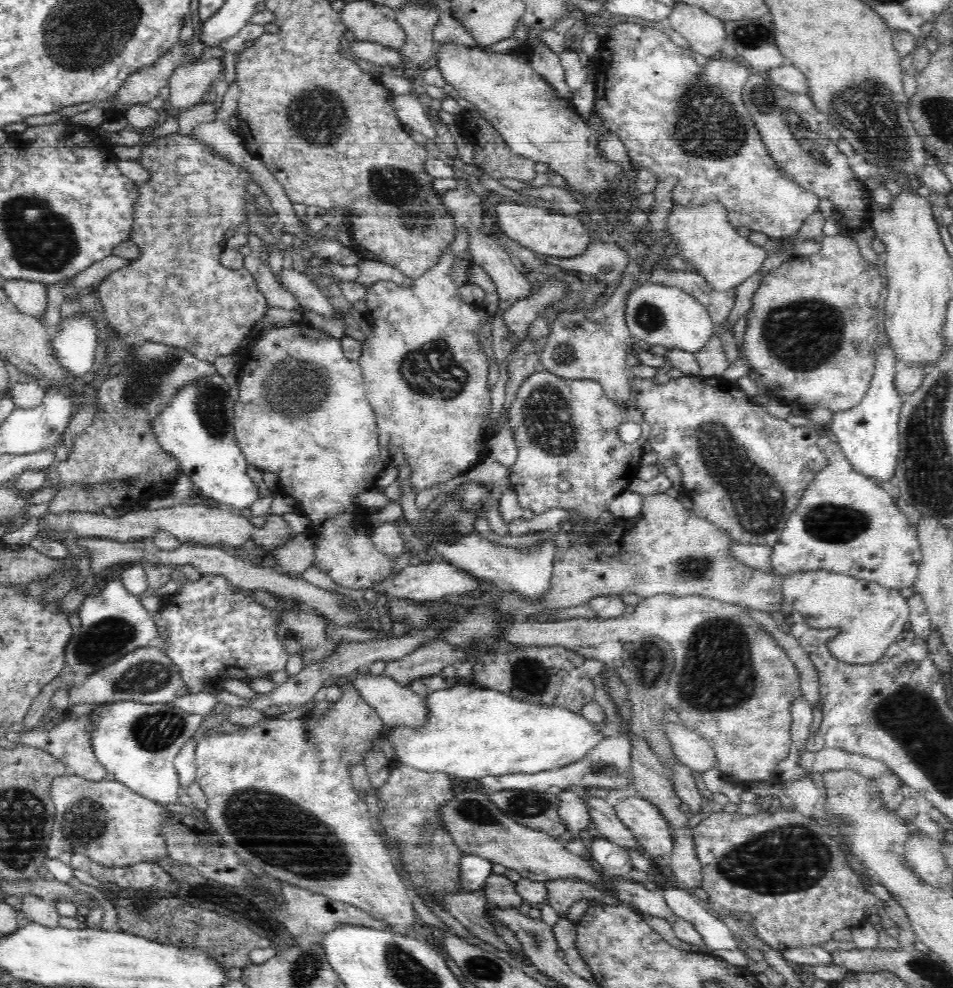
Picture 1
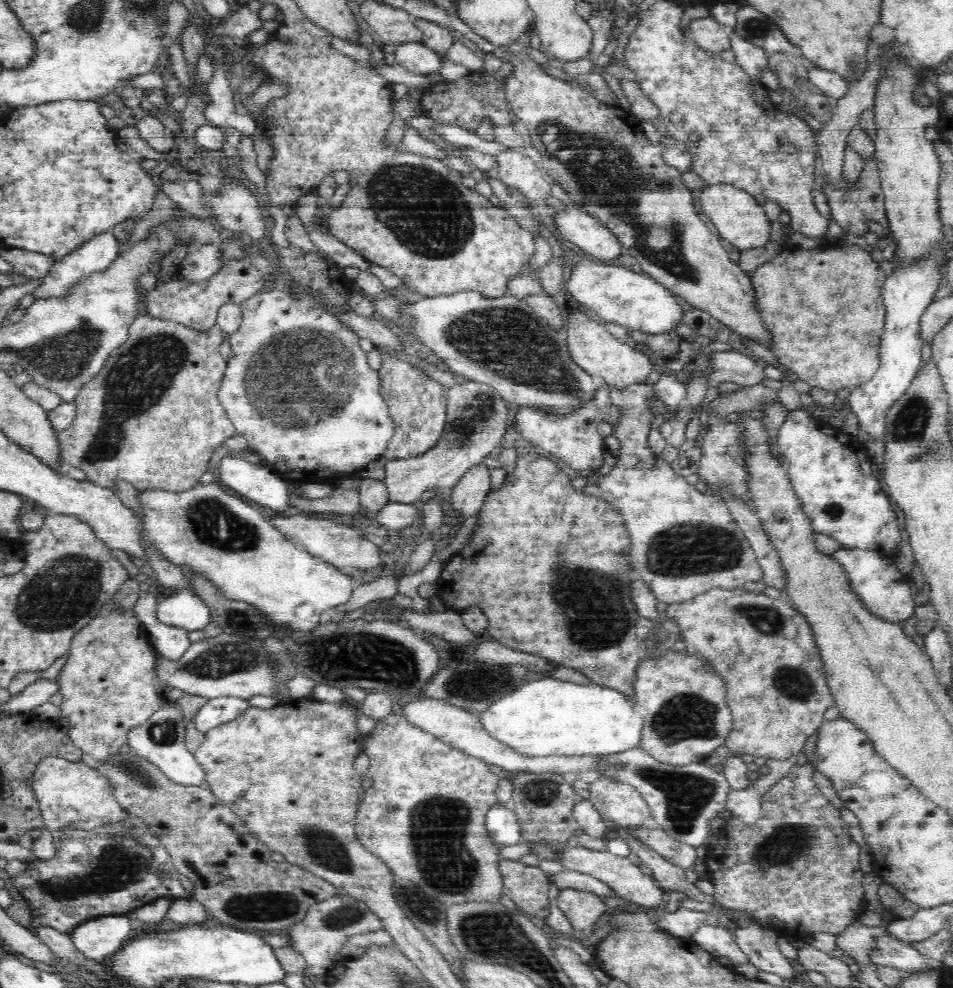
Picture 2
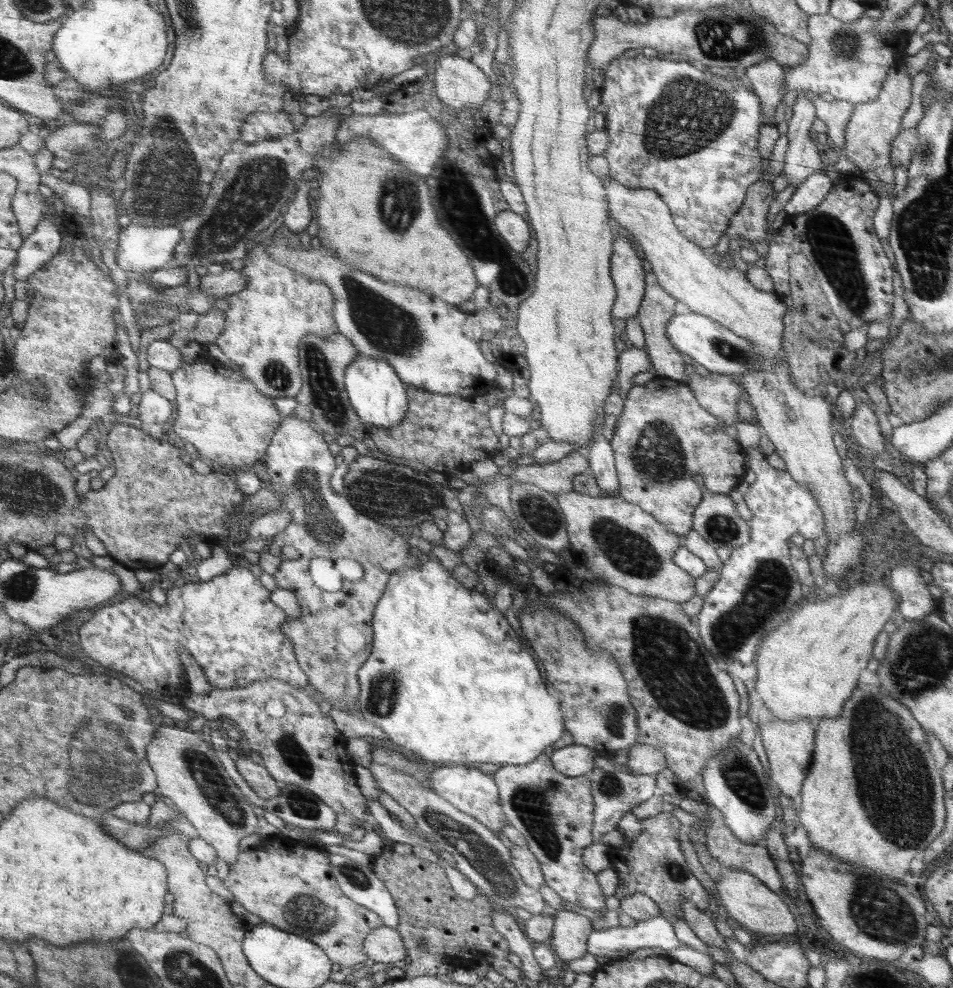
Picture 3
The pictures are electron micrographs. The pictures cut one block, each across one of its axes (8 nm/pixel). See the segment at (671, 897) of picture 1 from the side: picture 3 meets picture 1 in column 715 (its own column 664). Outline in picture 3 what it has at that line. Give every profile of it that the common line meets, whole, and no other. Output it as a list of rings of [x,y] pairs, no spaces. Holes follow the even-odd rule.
[[[665,914],[635,921],[632,927],[616,926],[595,930],[589,934],[587,952],[595,957],[611,959],[626,958],[642,948],[659,947],[665,951],[673,950],[680,942],[674,933],[674,925]]]

